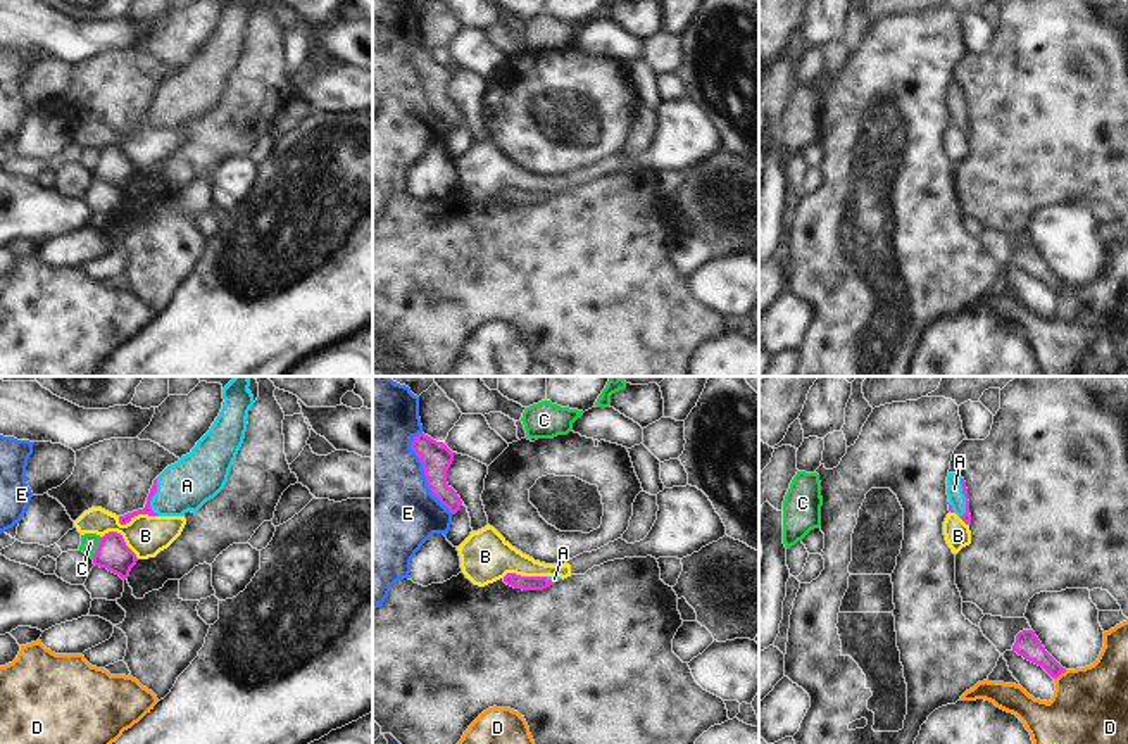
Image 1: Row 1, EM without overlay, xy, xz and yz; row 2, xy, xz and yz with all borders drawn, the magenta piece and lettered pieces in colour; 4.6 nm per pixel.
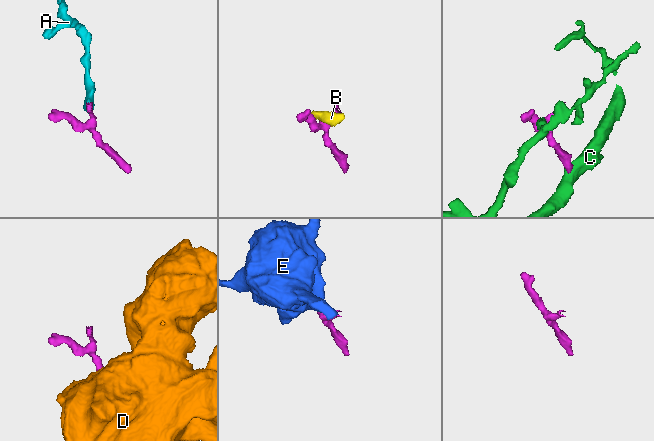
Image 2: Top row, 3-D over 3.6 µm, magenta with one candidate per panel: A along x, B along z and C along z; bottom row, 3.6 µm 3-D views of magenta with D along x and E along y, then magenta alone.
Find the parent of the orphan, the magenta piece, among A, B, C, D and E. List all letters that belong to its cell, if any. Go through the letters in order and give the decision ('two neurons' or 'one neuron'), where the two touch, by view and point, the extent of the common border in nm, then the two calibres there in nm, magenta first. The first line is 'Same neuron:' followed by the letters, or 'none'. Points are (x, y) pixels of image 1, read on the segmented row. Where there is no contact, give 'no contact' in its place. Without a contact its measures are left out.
Same neuron: A
A: one neuron | yz (965, 496) | 180 nm | 50/80 nm
B: two neurons | xy (137, 515) | 190 nm | 50/190 nm
C: two neurons | xy (99, 548) | 110 nm | 150/80 nm
D: two neurons | yz (1059, 674) | 80 nm | 120/360 nm
E: two neurons | xz (425, 473) | 420 nm | 140/500 nm

